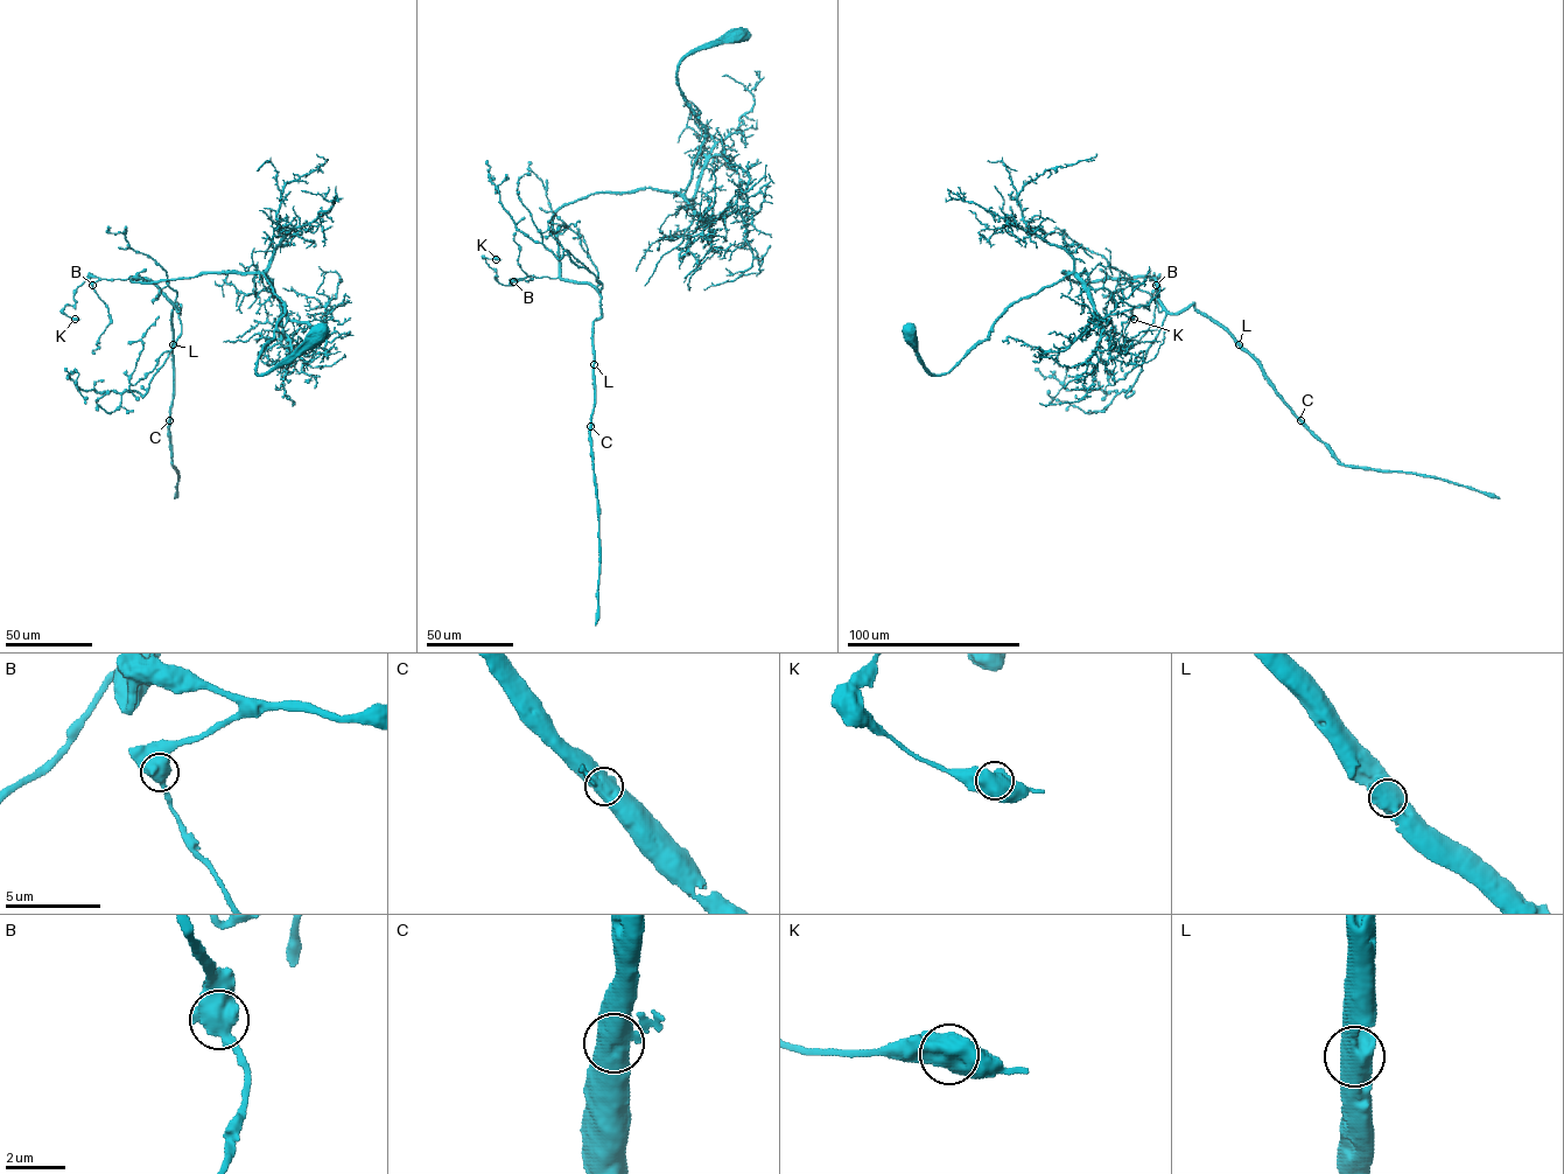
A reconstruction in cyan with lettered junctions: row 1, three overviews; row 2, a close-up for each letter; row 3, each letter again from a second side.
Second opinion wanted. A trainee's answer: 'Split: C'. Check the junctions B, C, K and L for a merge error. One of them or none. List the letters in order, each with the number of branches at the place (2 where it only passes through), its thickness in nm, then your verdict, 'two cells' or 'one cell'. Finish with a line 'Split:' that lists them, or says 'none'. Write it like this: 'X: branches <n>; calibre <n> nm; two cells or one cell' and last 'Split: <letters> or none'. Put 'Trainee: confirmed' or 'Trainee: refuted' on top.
Trainee: refuted
B: branches 2; calibre 850 nm; one cell
C: branches 2; calibre 800 nm; one cell
K: branches 2; calibre 850 nm; one cell
L: branches 2; calibre 800 nm; one cell
Split: none

